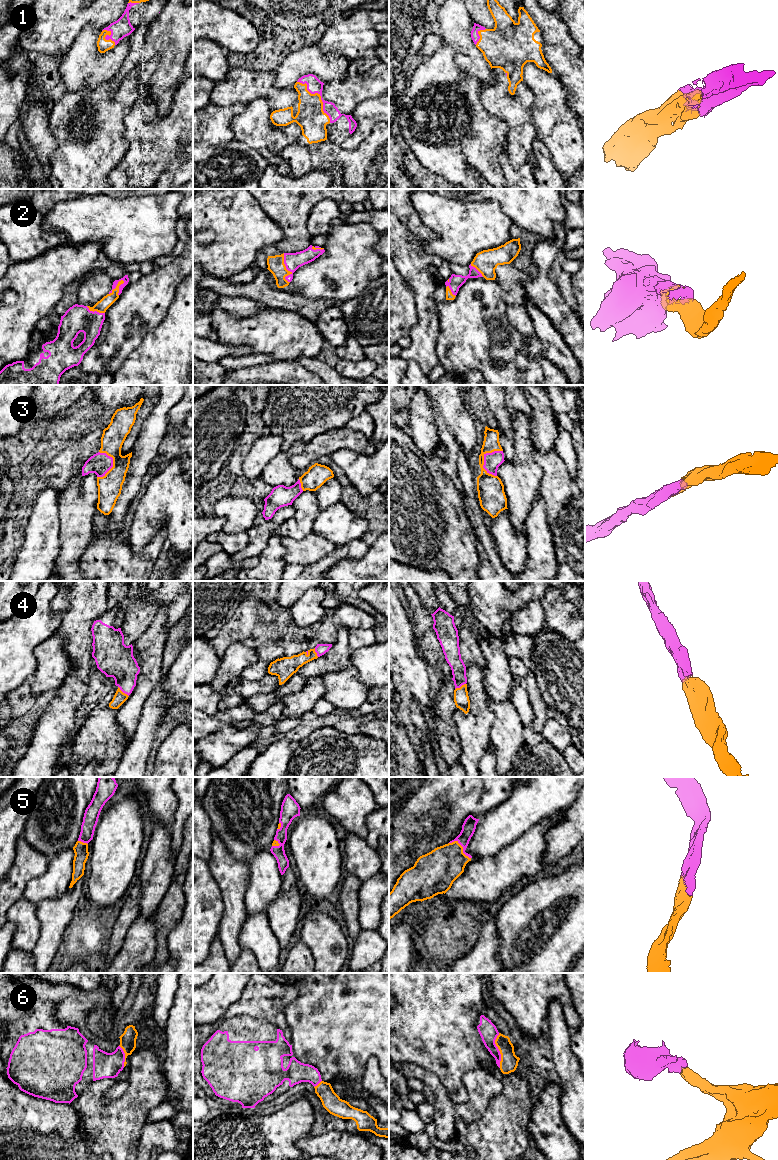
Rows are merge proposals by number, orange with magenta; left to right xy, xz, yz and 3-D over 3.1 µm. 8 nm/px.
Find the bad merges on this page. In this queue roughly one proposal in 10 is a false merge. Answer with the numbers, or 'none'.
none

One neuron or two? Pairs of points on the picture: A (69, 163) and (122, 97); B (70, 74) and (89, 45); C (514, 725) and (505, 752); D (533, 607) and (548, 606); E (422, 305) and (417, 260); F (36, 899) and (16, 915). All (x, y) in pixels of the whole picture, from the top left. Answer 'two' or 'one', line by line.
A: one
B: one
C: one
D: two
E: one
F: two

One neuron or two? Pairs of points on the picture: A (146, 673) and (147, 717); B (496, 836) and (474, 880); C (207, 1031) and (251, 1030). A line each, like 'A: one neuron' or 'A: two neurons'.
A: two neurons
B: two neurons
C: one neuron

